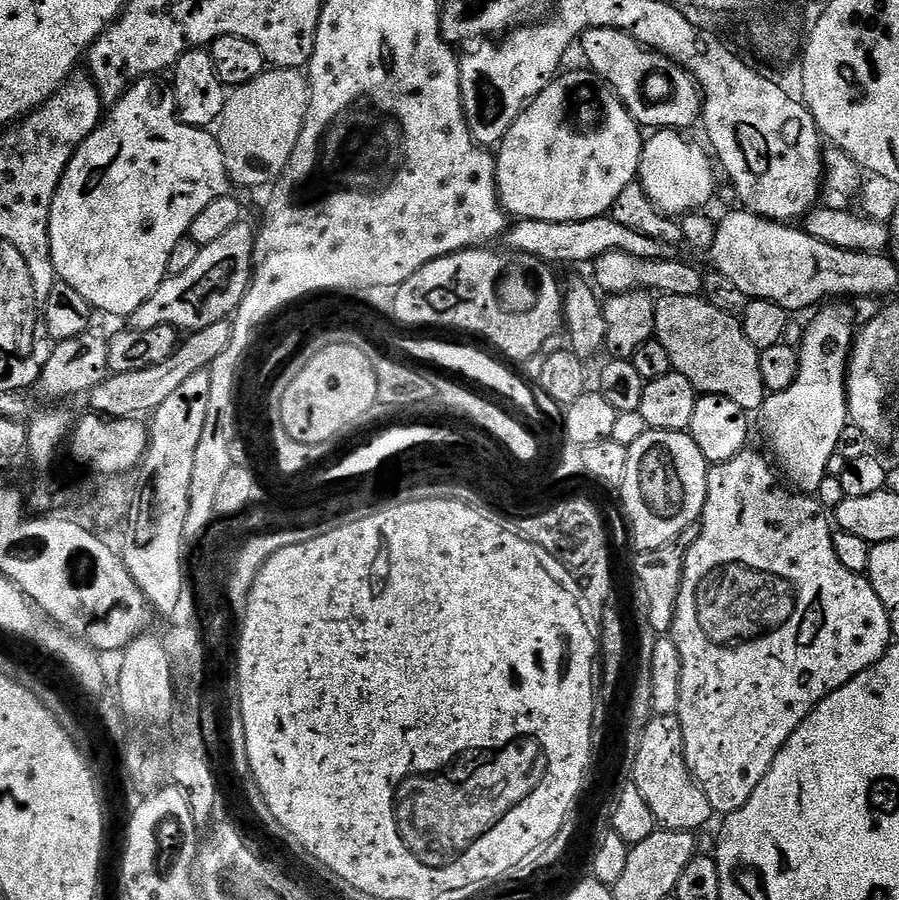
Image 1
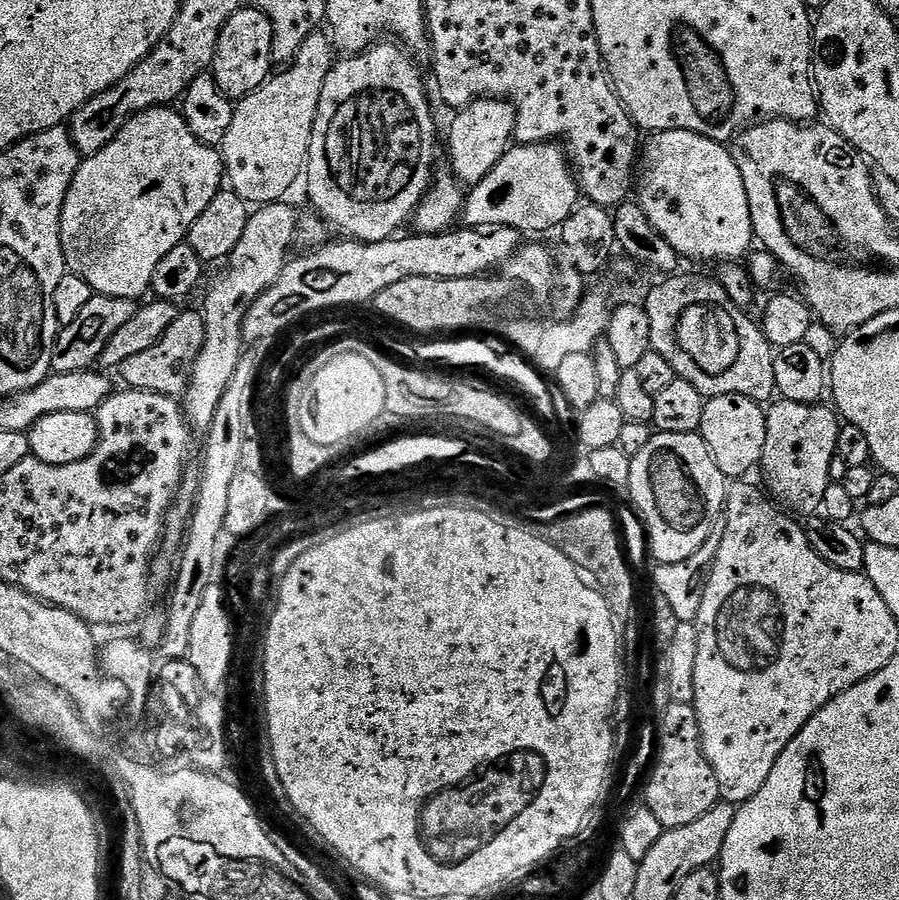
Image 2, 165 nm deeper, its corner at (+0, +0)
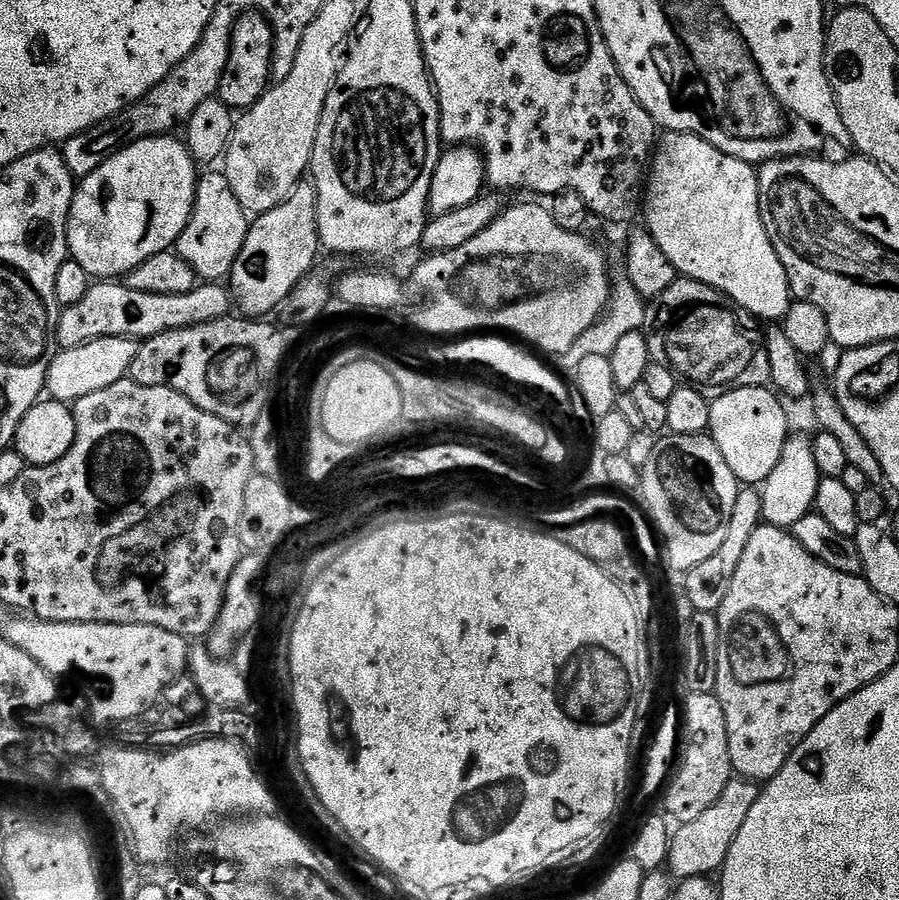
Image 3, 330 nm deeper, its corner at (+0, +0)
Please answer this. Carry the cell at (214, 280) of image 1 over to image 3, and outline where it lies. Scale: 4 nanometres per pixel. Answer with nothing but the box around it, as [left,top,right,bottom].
[47,336,140,402]

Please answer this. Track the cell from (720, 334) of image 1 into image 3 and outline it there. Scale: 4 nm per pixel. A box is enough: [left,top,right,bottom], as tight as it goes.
[656,278,771,390]

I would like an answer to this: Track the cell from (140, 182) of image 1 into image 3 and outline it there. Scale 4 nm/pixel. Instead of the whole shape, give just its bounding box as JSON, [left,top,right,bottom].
[68,134,198,282]

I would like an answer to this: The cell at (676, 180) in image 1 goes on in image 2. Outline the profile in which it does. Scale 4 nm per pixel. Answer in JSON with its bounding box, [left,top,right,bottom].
[636,131,755,262]

